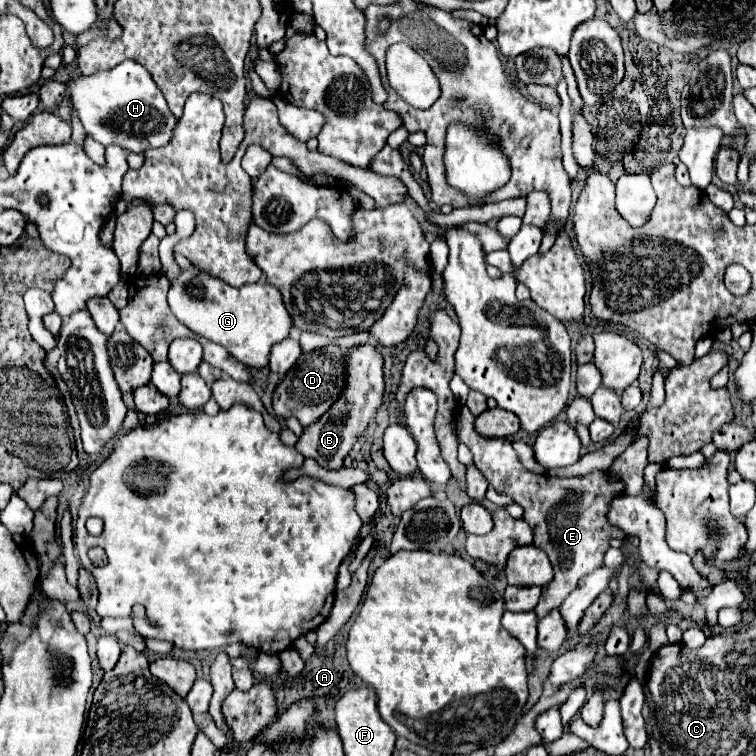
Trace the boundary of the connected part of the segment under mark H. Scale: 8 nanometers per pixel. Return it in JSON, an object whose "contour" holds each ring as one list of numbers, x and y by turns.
{"contour":[[124,60,112,70,80,76,72,80,68,88,76,116,82,120,86,134,104,146,122,144,130,152,146,152,148,148,166,146,174,136,178,118,170,112,168,102,148,70,138,62]]}

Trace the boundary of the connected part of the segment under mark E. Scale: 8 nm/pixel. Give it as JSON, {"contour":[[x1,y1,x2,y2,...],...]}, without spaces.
{"contour":[[466,406,458,414,458,438,464,442,472,456,476,468,484,478,500,492,508,494,524,508,524,520,534,528,534,546,542,548,554,568,554,578,542,588,538,606,534,608,536,616,542,618,552,608,558,608,566,596,578,586,578,580,596,568,602,566,602,558,610,546,612,538,624,538,620,528,608,522,610,502,616,496,622,496,626,486,624,482,608,470,594,470,586,476,574,478,548,478,544,474,532,474,518,464,510,440,482,440,474,432,474,416]]}

